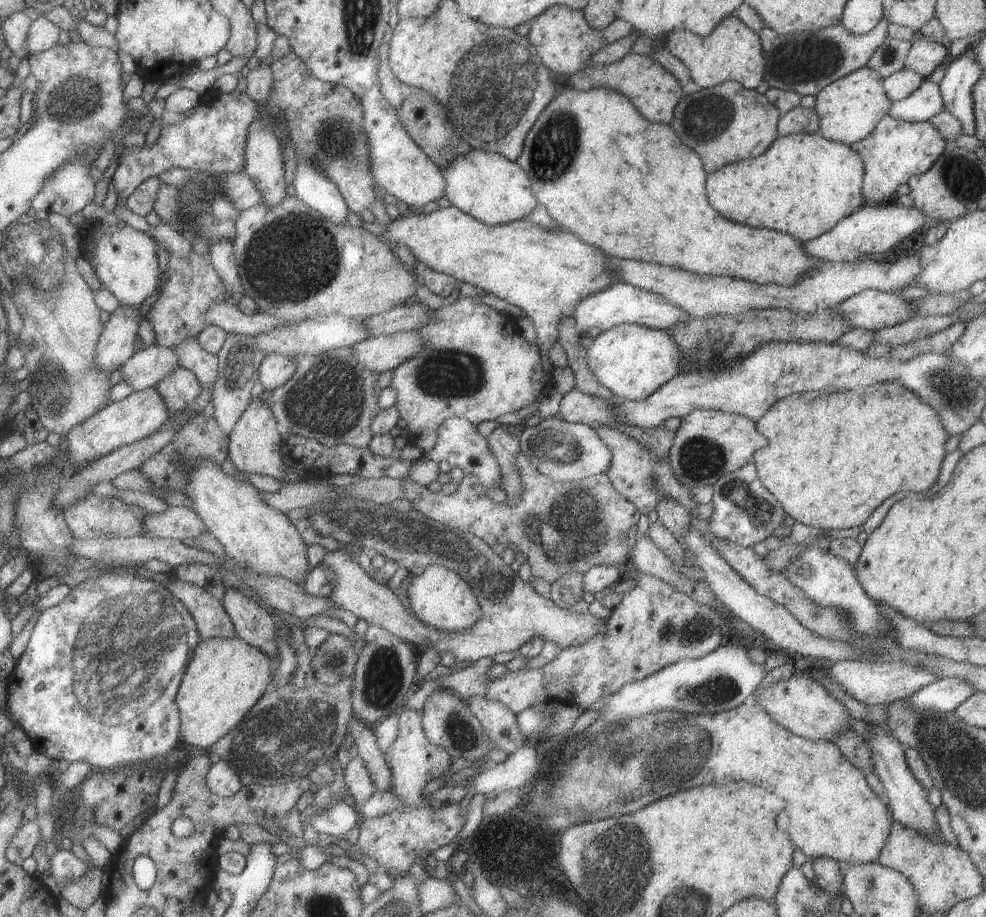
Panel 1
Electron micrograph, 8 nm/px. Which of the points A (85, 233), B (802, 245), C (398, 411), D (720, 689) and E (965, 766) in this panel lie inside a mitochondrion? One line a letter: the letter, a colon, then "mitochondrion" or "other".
A: other
B: other
C: other
D: mitochondrion
E: mitochondrion

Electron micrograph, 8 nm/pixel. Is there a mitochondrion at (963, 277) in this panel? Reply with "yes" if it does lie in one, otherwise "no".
no

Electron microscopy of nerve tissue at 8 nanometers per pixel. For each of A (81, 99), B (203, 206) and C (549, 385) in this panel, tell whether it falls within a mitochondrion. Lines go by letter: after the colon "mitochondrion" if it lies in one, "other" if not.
A: mitochondrion
B: mitochondrion
C: other

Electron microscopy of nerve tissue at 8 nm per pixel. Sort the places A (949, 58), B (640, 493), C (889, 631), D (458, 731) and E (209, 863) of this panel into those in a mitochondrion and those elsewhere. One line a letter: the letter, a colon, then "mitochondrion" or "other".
A: other
B: other
C: other
D: mitochondrion
E: other

